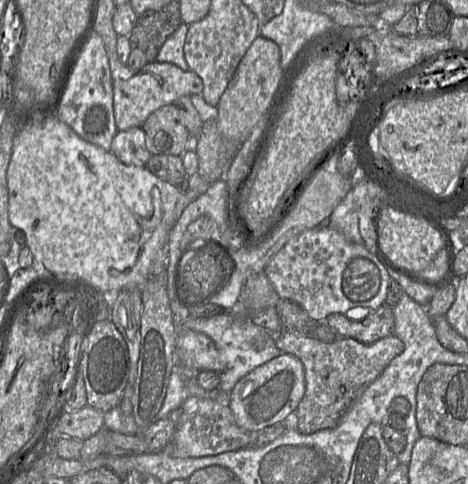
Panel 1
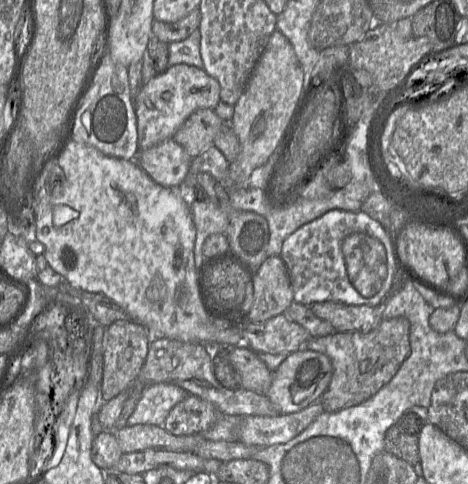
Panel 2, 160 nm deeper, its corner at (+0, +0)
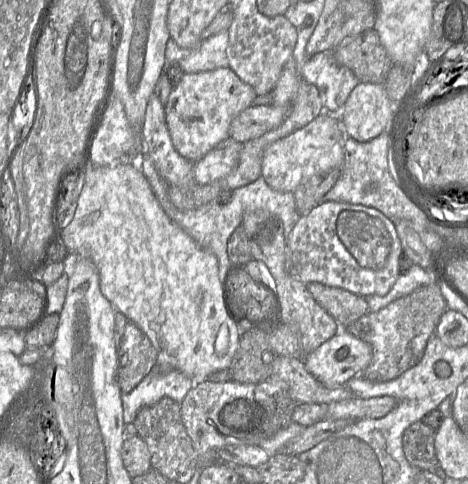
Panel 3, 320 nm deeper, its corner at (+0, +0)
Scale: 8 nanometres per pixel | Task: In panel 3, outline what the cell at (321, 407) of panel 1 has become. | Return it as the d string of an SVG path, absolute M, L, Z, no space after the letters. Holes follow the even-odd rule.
M442 278L434 281L435 284L419 287L378 312L367 313L345 328L372 349L371 361L360 376L374 383L386 382L421 361L428 339L435 334L442 315L448 310L440 289L440 285L447 286L447 282Z

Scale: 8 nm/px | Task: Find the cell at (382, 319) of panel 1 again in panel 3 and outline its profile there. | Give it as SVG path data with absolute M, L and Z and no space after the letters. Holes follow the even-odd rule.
M317 282L308 283L306 286L314 300L323 307L341 327L347 327L369 313L368 304L363 296Z

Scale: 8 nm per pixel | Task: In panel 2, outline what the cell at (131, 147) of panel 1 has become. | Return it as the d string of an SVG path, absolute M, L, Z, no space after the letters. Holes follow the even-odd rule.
M172 138L146 150L139 150L137 164L157 183L179 188L187 177L192 158Z

